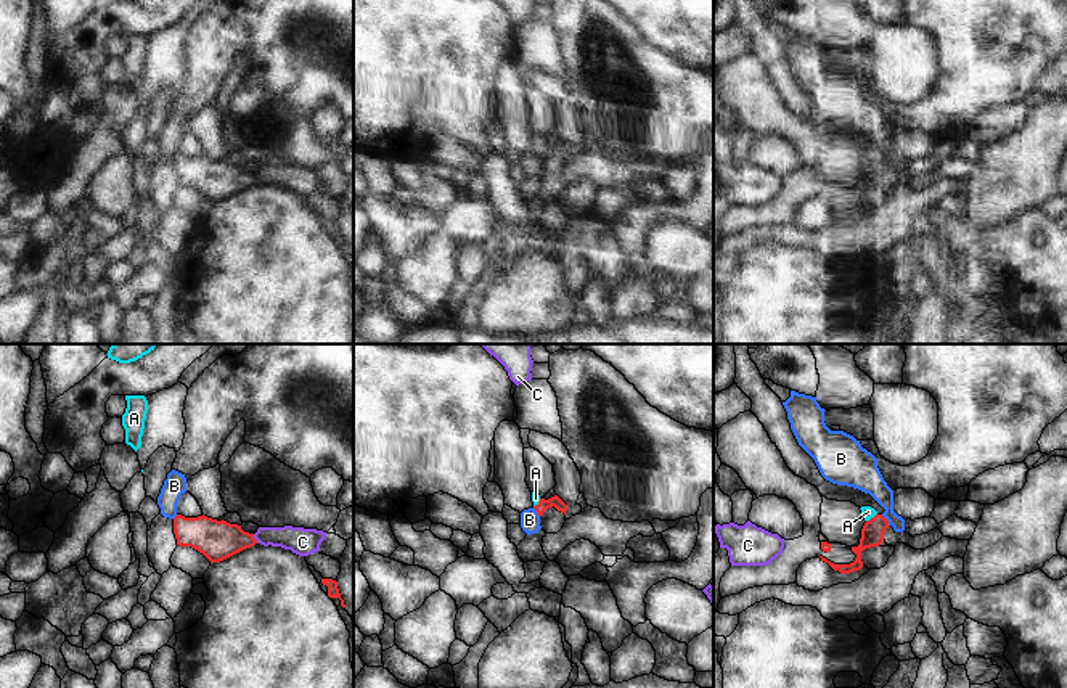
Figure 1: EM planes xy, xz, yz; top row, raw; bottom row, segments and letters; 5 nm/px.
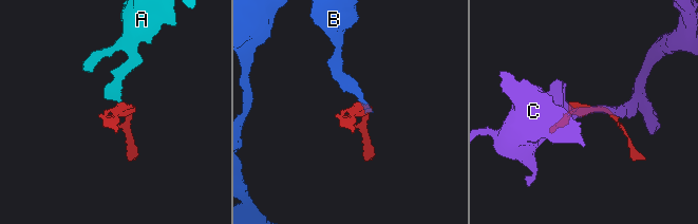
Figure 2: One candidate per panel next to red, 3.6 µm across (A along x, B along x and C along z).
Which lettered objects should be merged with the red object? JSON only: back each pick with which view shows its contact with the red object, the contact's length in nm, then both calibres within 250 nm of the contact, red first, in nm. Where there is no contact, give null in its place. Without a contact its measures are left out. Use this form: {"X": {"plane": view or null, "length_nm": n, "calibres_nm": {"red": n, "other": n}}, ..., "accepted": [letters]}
{"A": {"plane": "yz", "length_nm": 70, "calibres_nm": {"red": 120, "other": 60}}, "accepted": ["A"]}

